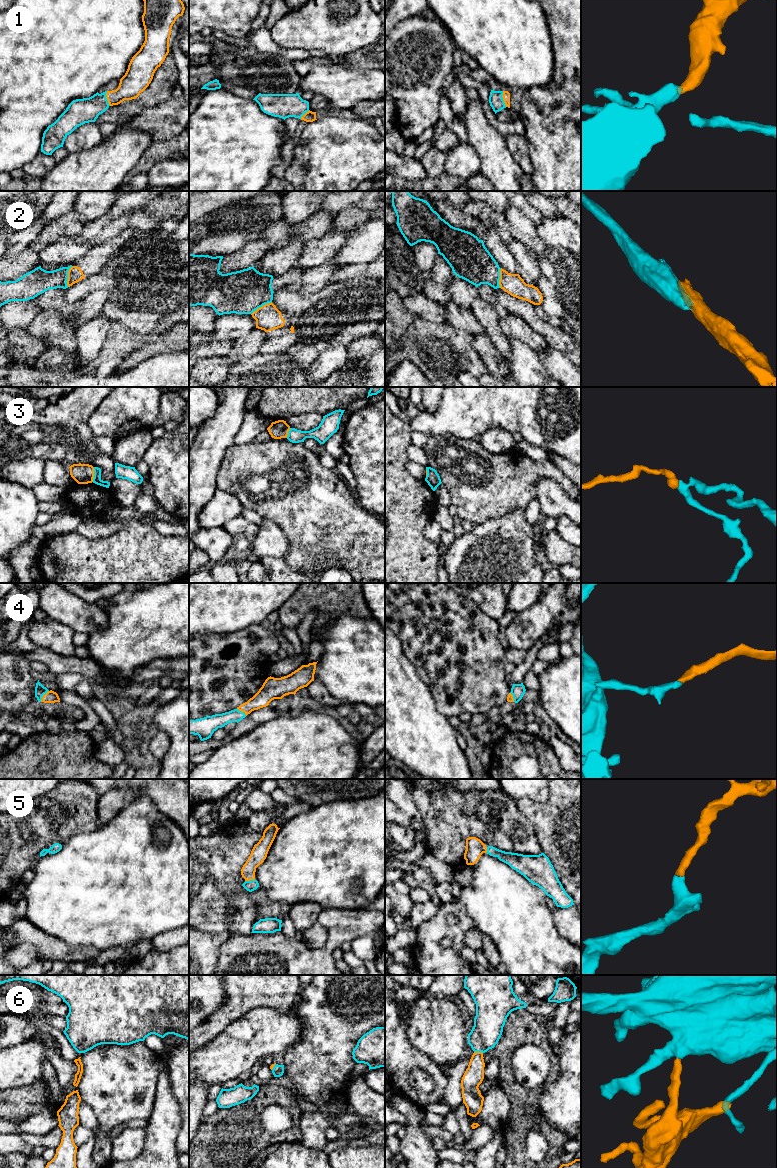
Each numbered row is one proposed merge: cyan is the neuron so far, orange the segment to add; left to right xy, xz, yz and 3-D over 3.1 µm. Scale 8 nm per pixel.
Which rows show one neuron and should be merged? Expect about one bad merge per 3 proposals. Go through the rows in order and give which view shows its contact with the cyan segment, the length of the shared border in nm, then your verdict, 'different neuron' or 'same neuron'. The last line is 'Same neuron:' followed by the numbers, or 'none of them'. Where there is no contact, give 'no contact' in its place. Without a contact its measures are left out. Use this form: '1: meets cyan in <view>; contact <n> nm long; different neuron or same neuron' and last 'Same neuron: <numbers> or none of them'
1: meets cyan in yz; contact 130 nm long; same neuron
2: meets cyan in xy; contact 170 nm long; different neuron
3: meets cyan in xy; contact 120 nm long; different neuron
4: meets cyan in xy; contact 120 nm long; same neuron
5: meets cyan in xz; contact 80 nm long; same neuron
6: meets cyan in yz; contact 70 nm long; same neuron
Same neuron: 1, 4, 5, 6

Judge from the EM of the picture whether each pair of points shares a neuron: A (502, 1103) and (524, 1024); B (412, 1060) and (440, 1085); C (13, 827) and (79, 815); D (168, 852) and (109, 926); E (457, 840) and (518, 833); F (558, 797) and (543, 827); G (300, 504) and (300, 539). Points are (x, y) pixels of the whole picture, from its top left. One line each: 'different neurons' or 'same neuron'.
A: different neurons
B: same neuron
C: same neuron
D: same neuron
E: same neuron
F: same neuron
G: same neuron

